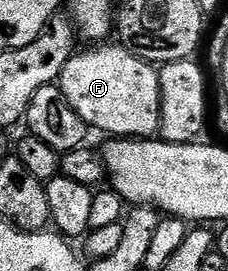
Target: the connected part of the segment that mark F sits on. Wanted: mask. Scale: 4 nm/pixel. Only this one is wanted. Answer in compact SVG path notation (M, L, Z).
M110 43L71 56L60 77L64 98L68 98L68 106L72 106L93 131L95 128L98 132L107 132L105 135L110 138L153 137L161 122L159 69L129 52L121 43Z

